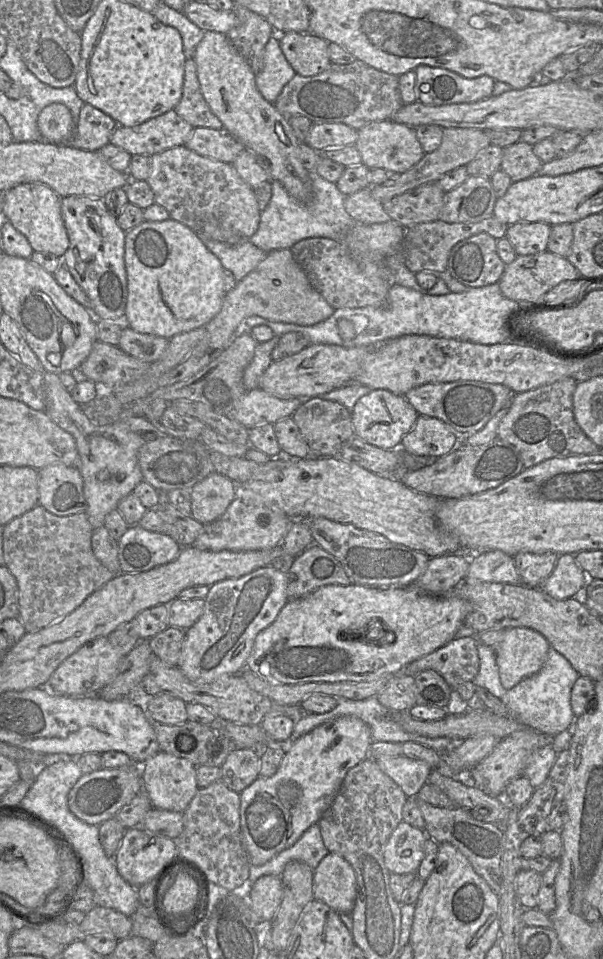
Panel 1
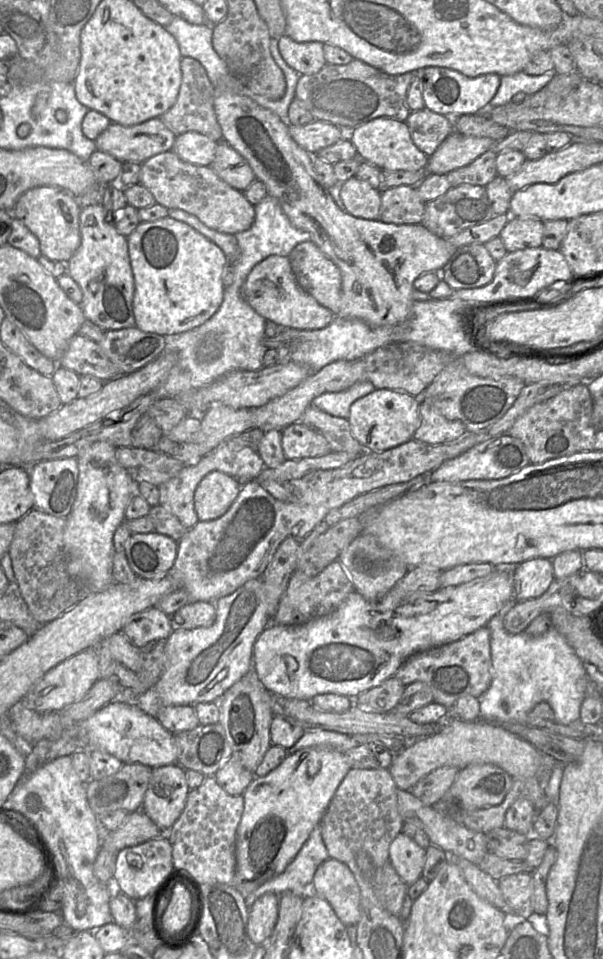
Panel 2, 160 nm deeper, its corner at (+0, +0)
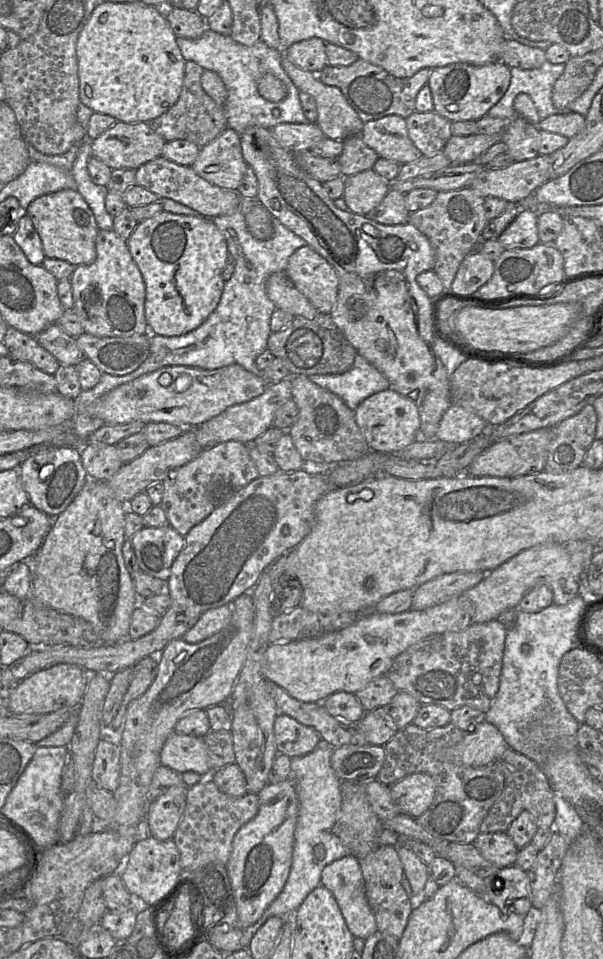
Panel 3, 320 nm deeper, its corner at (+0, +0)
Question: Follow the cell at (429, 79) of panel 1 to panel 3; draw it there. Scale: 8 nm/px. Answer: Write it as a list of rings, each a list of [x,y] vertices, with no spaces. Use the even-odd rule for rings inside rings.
[[[501,61],[476,66],[467,63],[454,63],[434,68],[428,86],[431,89],[434,111],[450,122],[478,121],[499,102],[506,93],[511,80],[510,67]]]

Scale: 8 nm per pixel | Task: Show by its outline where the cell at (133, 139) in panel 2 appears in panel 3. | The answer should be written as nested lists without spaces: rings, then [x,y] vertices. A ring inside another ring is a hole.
[[[116,121],[104,133],[91,141],[91,156],[99,159],[112,170],[136,170],[141,165],[162,156],[166,140],[151,127],[150,123],[124,123]]]

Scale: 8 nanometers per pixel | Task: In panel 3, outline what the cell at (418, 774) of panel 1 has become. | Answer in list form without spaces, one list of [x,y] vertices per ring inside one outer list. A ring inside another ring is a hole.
[[[484,721],[474,730],[466,732],[463,739],[445,750],[446,760],[472,767],[498,762],[509,749],[499,729]]]

